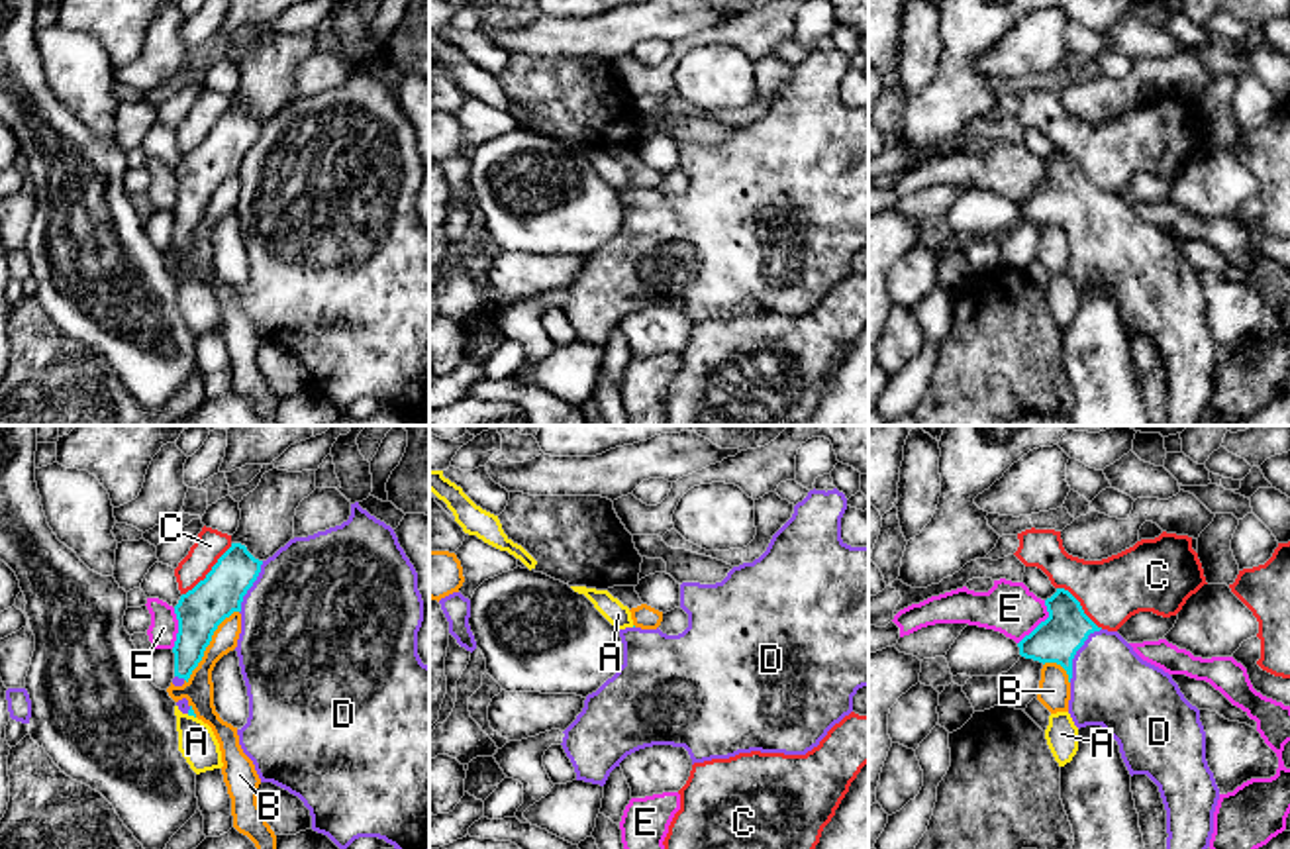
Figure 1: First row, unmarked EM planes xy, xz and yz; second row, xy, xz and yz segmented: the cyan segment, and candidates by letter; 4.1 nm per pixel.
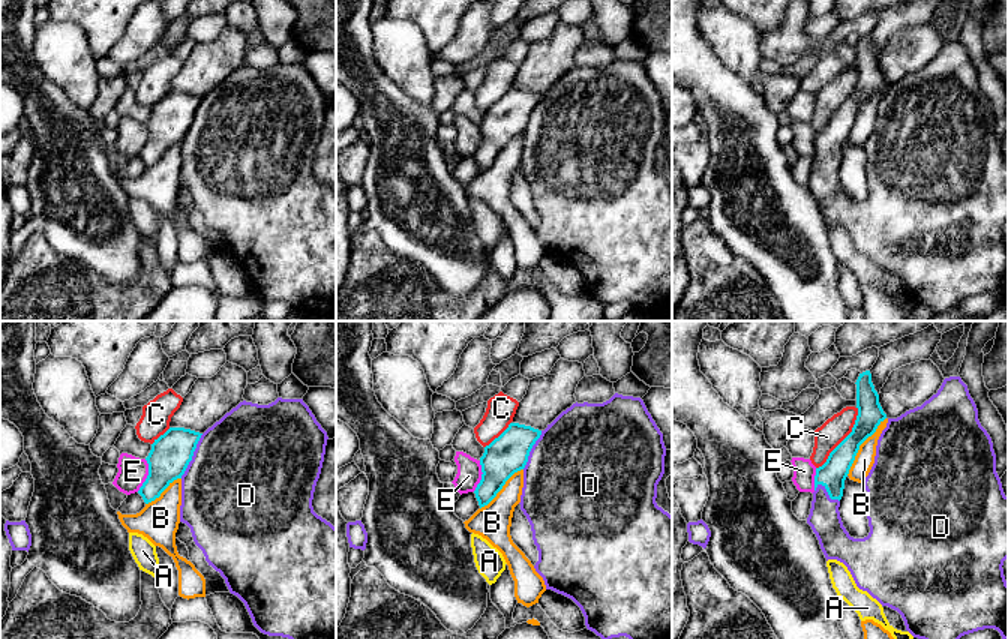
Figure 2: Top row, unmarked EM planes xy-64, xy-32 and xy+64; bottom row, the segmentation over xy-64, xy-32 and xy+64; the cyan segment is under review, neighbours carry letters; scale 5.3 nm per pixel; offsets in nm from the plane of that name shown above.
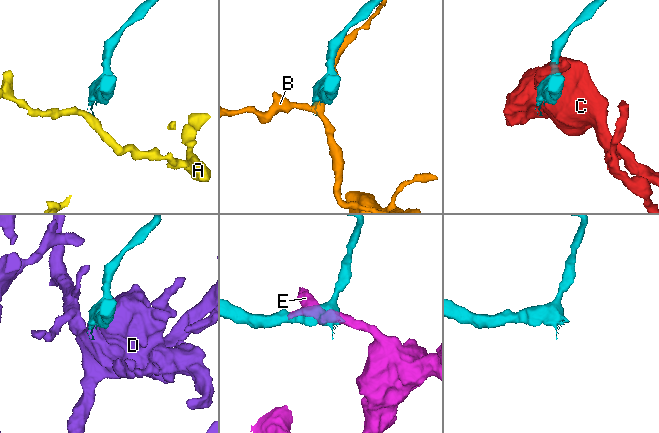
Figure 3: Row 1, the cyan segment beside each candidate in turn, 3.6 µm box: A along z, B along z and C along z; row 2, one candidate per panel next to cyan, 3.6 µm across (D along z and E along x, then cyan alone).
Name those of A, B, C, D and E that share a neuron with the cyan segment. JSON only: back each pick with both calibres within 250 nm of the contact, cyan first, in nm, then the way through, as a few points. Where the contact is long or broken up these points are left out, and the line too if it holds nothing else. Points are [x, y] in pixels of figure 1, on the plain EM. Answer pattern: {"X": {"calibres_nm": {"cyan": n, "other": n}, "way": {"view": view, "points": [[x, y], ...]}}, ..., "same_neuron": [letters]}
{"D": {"calibres_nm": {"cyan": 190, "other": 340}}, "same_neuron": ["D"]}

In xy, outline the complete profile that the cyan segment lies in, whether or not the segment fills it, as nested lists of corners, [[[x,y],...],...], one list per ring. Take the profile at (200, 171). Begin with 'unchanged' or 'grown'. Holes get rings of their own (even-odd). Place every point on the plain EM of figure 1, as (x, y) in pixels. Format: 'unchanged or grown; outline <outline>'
grown; outline [[[355,63],[347,82],[294,98],[267,122],[255,120],[245,106],[231,104],[206,139],[174,167],[174,247],[188,243],[214,192],[233,173],[241,175],[235,212],[249,257],[249,278],[237,296],[261,343],[298,357],[310,371],[312,390],[327,396],[341,412],[359,398],[378,398],[404,418],[427,416],[429,227],[418,216],[423,161],[418,133],[394,90]]]

